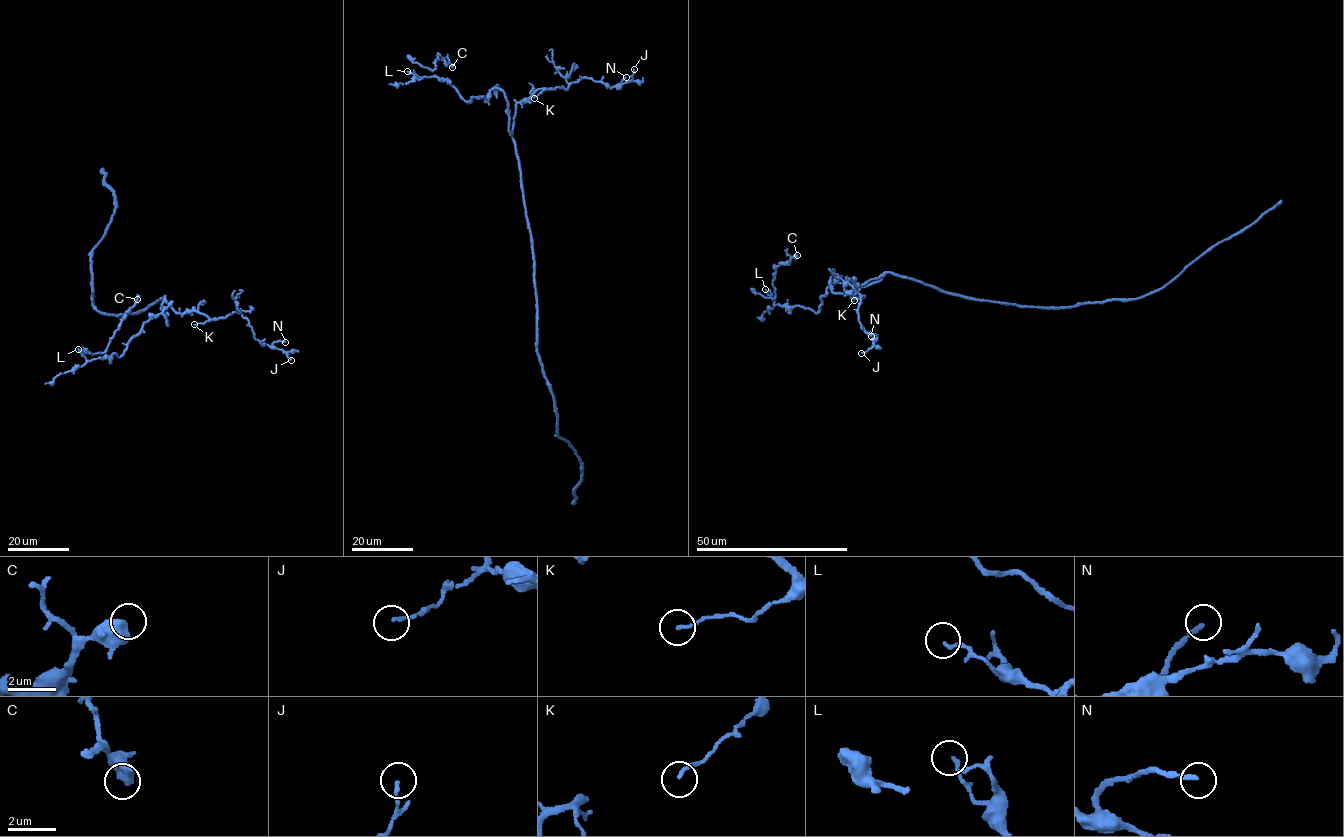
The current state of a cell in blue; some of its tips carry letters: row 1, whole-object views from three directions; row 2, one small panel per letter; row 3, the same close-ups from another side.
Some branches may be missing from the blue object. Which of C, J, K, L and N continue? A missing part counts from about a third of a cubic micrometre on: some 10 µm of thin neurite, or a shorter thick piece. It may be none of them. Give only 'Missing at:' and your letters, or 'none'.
Missing at: N

